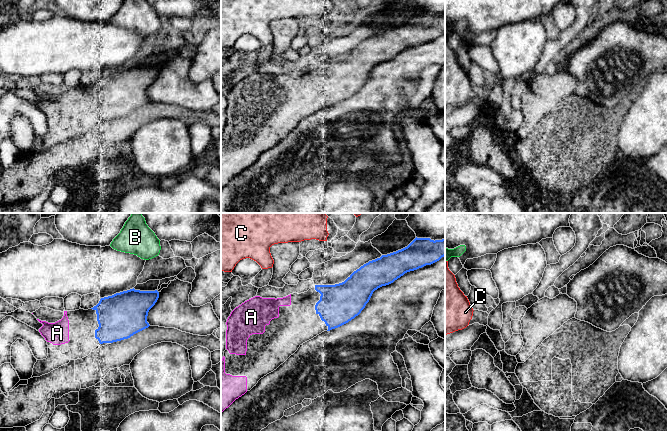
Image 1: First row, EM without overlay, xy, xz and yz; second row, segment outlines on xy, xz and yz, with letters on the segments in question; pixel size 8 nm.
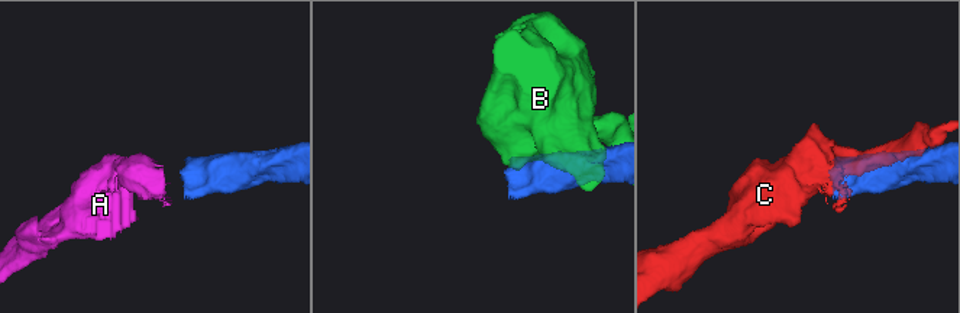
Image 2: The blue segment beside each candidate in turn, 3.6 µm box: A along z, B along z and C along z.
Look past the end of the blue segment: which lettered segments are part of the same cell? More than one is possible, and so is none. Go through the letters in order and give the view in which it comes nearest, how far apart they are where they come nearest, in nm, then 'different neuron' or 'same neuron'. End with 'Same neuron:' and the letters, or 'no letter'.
A: xz | 200 nm | same neuron
B: xy | 240 nm | different neuron
C: xz | 340 nm | different neuron
Same neuron: A

